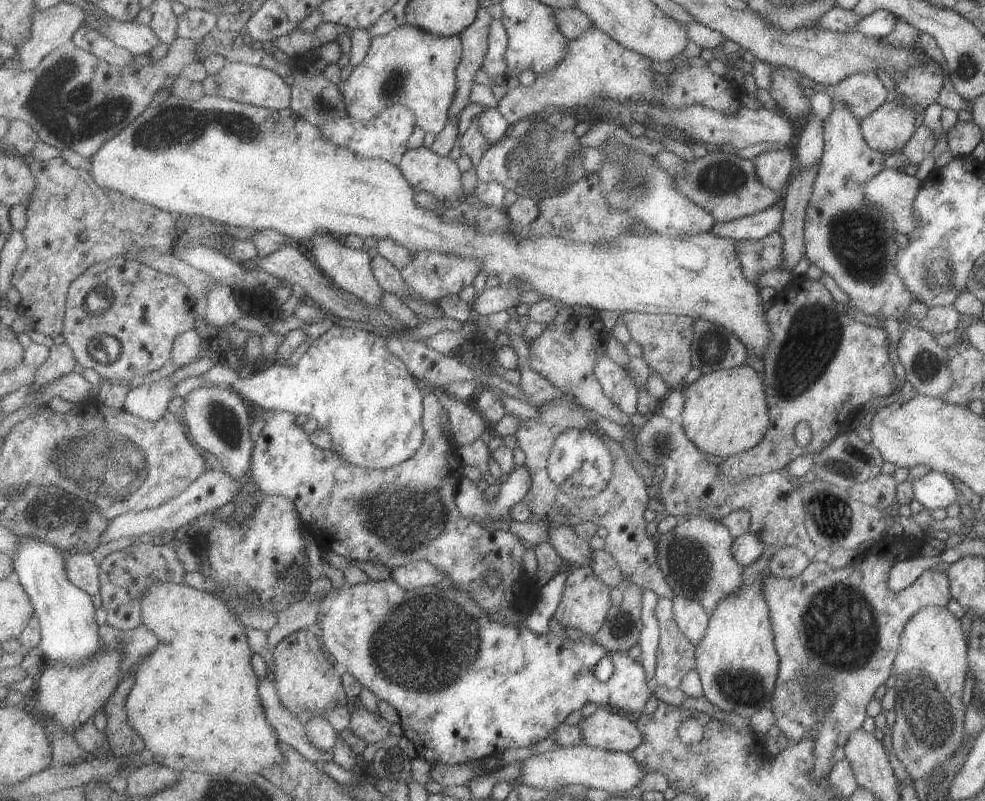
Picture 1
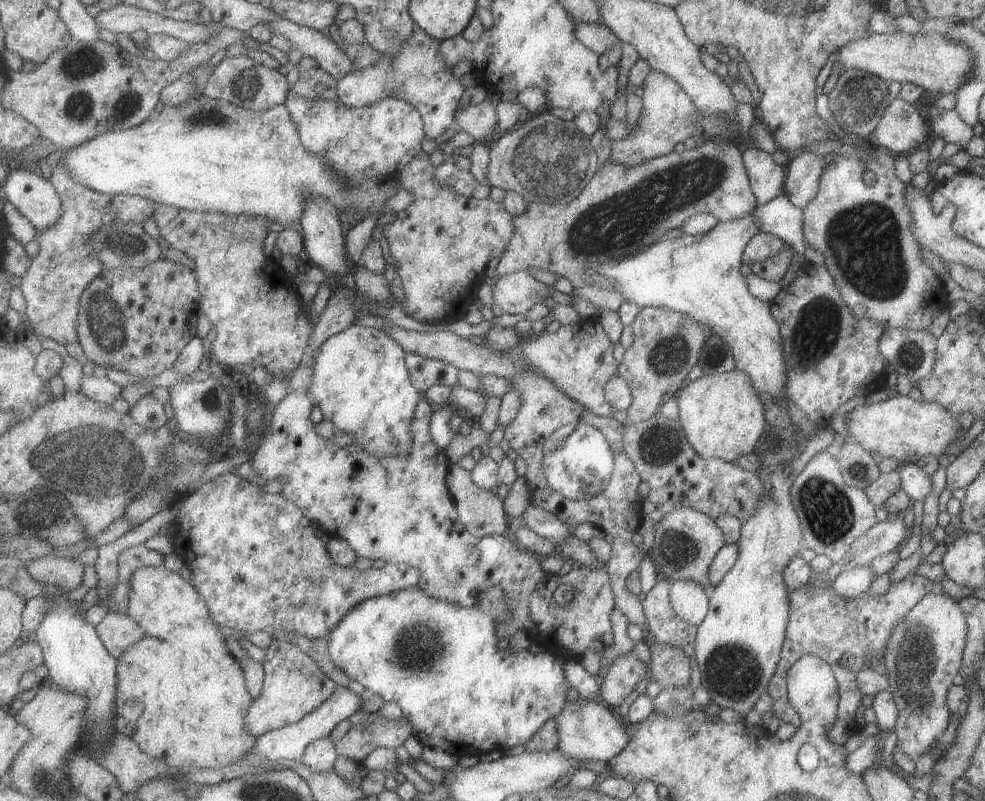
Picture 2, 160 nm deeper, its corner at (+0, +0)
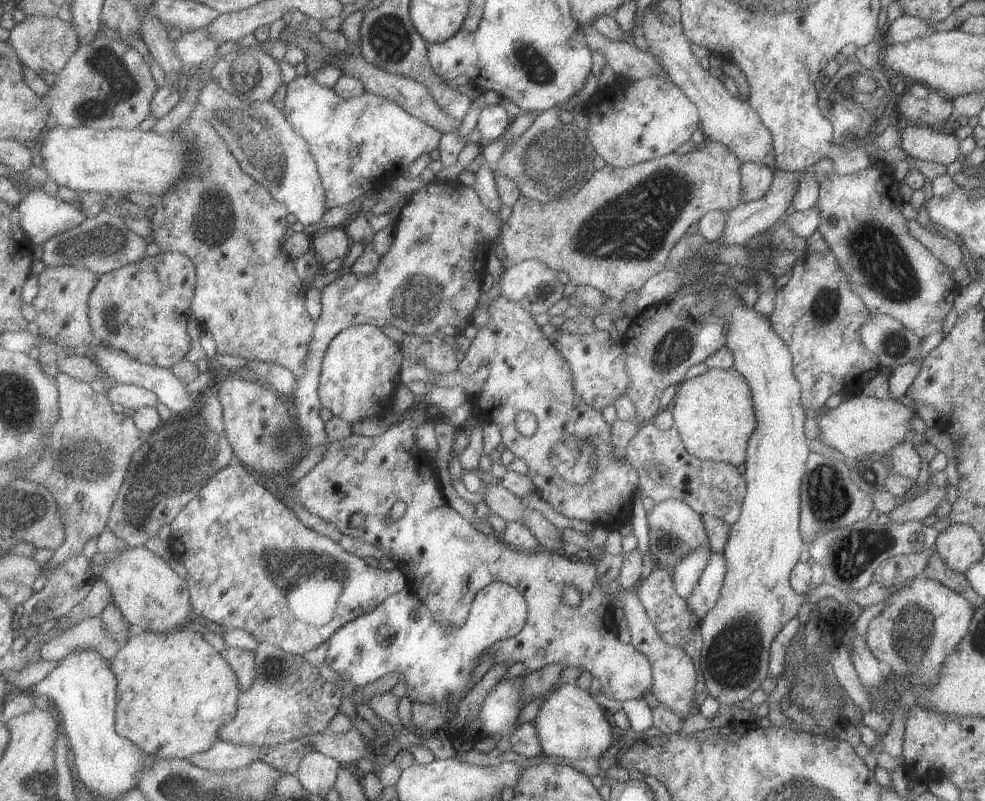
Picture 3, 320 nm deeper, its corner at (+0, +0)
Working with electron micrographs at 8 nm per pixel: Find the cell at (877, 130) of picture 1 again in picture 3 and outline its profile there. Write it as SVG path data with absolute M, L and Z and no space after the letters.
M900 120L899 147L912 158L936 162L947 166L959 157L959 142L954 134L949 135L942 130L914 125L910 121Z

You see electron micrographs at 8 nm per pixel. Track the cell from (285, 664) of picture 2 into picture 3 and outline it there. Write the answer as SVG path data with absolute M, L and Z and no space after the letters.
M270 643L260 644L256 651L256 662L257 678L247 692L242 692L239 700L239 712L237 712L235 720L221 728L221 734L219 734L221 741L268 749L329 729L333 718L340 714L341 700L347 694L344 688L325 680L319 674L319 668L315 664L309 663L303 655L286 652L283 648L278 648Z

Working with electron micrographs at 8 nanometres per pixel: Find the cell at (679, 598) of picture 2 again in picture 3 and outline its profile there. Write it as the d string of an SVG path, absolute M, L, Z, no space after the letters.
M695 548L695 550L689 550L671 569L675 594L681 600L691 598L691 590L697 584L711 554L710 548Z

